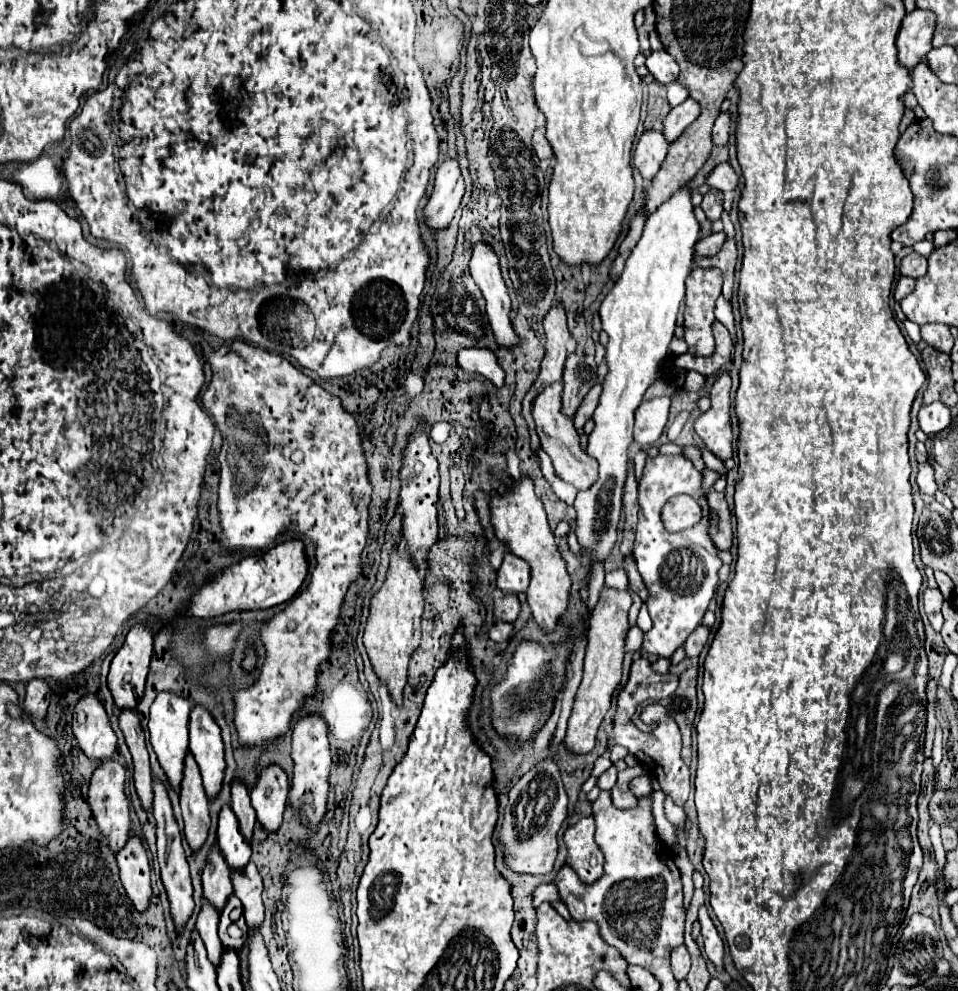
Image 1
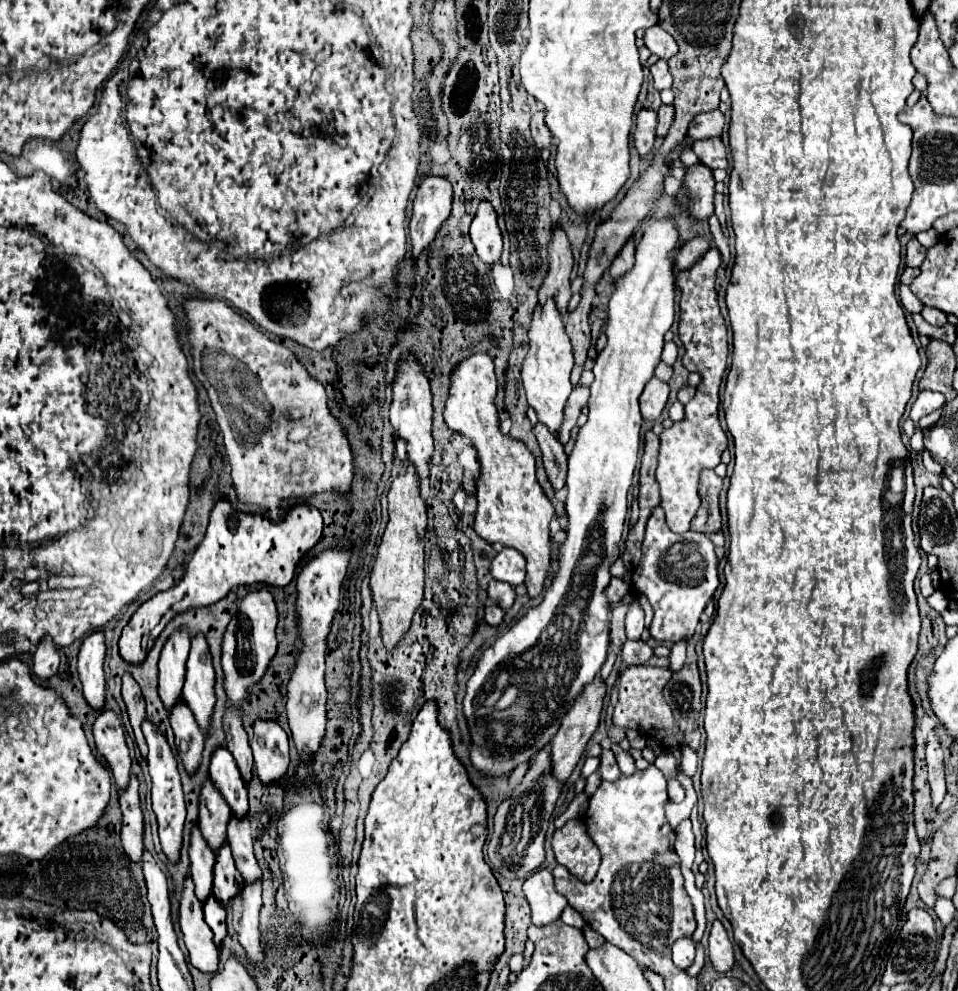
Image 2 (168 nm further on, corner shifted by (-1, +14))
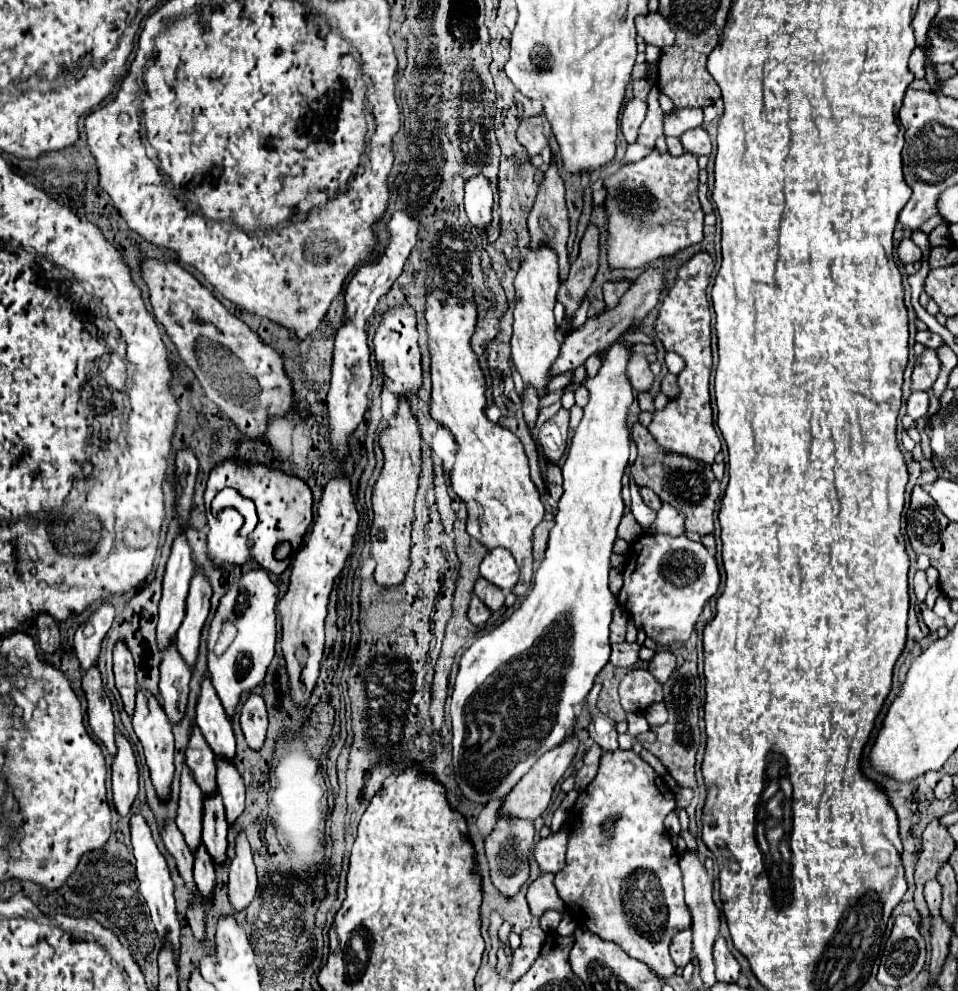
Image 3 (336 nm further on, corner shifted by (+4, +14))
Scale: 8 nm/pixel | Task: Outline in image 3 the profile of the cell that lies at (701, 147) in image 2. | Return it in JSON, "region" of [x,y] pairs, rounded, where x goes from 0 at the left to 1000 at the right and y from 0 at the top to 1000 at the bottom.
{"region":[[[719,130],[717,134],[713,134],[713,138],[709,138],[711,146],[715,152],[732,158],[732,156],[740,156],[742,154],[742,142],[736,130]]]}

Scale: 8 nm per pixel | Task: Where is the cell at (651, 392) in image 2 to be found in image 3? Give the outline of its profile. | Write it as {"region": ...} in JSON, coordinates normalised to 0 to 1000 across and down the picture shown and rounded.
{"region":[[[671,346],[661,348],[659,364],[654,364],[654,380],[663,395],[677,395],[682,386],[684,378],[677,372],[677,364],[675,364],[677,356],[682,356],[682,348],[671,348]]]}

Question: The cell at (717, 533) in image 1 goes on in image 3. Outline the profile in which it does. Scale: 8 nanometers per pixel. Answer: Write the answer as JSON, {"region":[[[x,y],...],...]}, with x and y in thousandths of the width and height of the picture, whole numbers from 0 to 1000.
{"region":[[[667,425],[661,427],[659,435],[661,435],[661,443],[665,447],[667,457],[657,477],[665,487],[665,491],[677,491],[688,499],[692,508],[713,518],[717,536],[723,536],[730,540],[744,538],[744,516],[746,516],[746,506],[751,504],[751,485],[746,483],[742,469],[734,465],[725,465],[721,461],[700,457],[696,453],[688,453],[688,447],[680,441],[675,431],[671,431]]]}

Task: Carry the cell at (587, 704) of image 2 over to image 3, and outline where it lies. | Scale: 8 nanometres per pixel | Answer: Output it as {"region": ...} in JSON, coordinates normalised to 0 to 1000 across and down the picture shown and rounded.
{"region":[[[600,742],[592,744],[584,754],[571,758],[563,768],[561,772],[535,794],[535,798],[525,806],[525,812],[521,816],[521,824],[538,824],[538,826],[561,826],[573,812],[575,808],[575,802],[577,802],[577,796],[579,792],[584,790],[584,786],[588,784],[588,780],[592,778],[600,758],[602,758],[602,752],[604,752],[604,746]]]}

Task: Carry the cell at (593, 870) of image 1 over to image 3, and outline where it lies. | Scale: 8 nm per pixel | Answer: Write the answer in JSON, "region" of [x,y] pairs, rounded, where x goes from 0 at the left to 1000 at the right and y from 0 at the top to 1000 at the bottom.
{"region":[[[584,839],[579,843],[573,843],[571,847],[565,847],[558,853],[556,865],[563,873],[565,881],[581,881],[590,873],[590,859],[592,859],[592,839]]]}

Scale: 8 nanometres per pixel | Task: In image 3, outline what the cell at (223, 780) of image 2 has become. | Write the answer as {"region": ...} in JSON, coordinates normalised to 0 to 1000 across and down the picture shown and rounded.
{"region":[[[218,681],[210,687],[208,705],[206,705],[206,732],[212,738],[212,744],[224,758],[224,762],[233,762],[239,768],[245,766],[245,744],[241,736],[241,728],[220,691]]]}

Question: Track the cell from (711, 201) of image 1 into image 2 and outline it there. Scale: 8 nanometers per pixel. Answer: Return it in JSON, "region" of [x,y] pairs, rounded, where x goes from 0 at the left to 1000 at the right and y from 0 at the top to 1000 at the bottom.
{"region":[[[737,166],[718,169],[714,177],[714,191],[718,201],[718,213],[727,221],[739,221],[745,215],[745,177]]]}

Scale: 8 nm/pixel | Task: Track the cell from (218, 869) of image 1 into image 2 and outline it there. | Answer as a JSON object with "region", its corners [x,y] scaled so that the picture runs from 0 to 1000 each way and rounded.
{"region":[[[215,788],[209,802],[209,824],[207,824],[207,837],[217,849],[217,855],[228,861],[230,853],[236,851],[236,837],[240,828],[240,816],[232,802],[223,796],[221,788]]]}

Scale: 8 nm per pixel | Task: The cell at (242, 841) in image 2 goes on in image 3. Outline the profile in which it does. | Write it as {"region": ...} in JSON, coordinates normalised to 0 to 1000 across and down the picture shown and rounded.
{"region":[[[224,764],[227,770],[227,796],[233,804],[237,828],[243,830],[256,816],[256,790],[247,774],[237,764]]]}

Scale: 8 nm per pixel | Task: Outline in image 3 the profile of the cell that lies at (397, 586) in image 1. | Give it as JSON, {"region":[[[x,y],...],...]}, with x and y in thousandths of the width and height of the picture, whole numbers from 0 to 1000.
{"region":[[[416,405],[416,413],[412,419],[412,429],[404,431],[396,439],[396,447],[400,453],[400,475],[389,489],[387,510],[389,510],[389,528],[387,528],[387,560],[394,566],[391,586],[398,592],[416,590],[423,582],[429,552],[429,528],[433,522],[433,499],[437,485],[437,469],[439,469],[439,435],[433,419],[429,417],[427,405]]]}

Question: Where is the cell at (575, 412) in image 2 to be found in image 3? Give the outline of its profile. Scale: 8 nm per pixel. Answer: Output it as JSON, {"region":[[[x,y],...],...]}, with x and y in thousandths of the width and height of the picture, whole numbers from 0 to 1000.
{"region":[[[584,413],[579,421],[575,421],[571,427],[563,431],[561,451],[573,469],[581,469],[581,465],[590,457],[592,437],[594,437],[594,415],[592,413]]]}

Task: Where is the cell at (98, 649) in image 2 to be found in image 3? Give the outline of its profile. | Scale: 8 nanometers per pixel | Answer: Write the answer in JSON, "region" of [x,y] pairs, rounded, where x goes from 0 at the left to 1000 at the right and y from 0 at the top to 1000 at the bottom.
{"region":[[[110,606],[78,639],[78,657],[85,667],[85,675],[91,677],[103,663],[105,647],[114,637],[120,623],[120,613],[116,606]]]}

